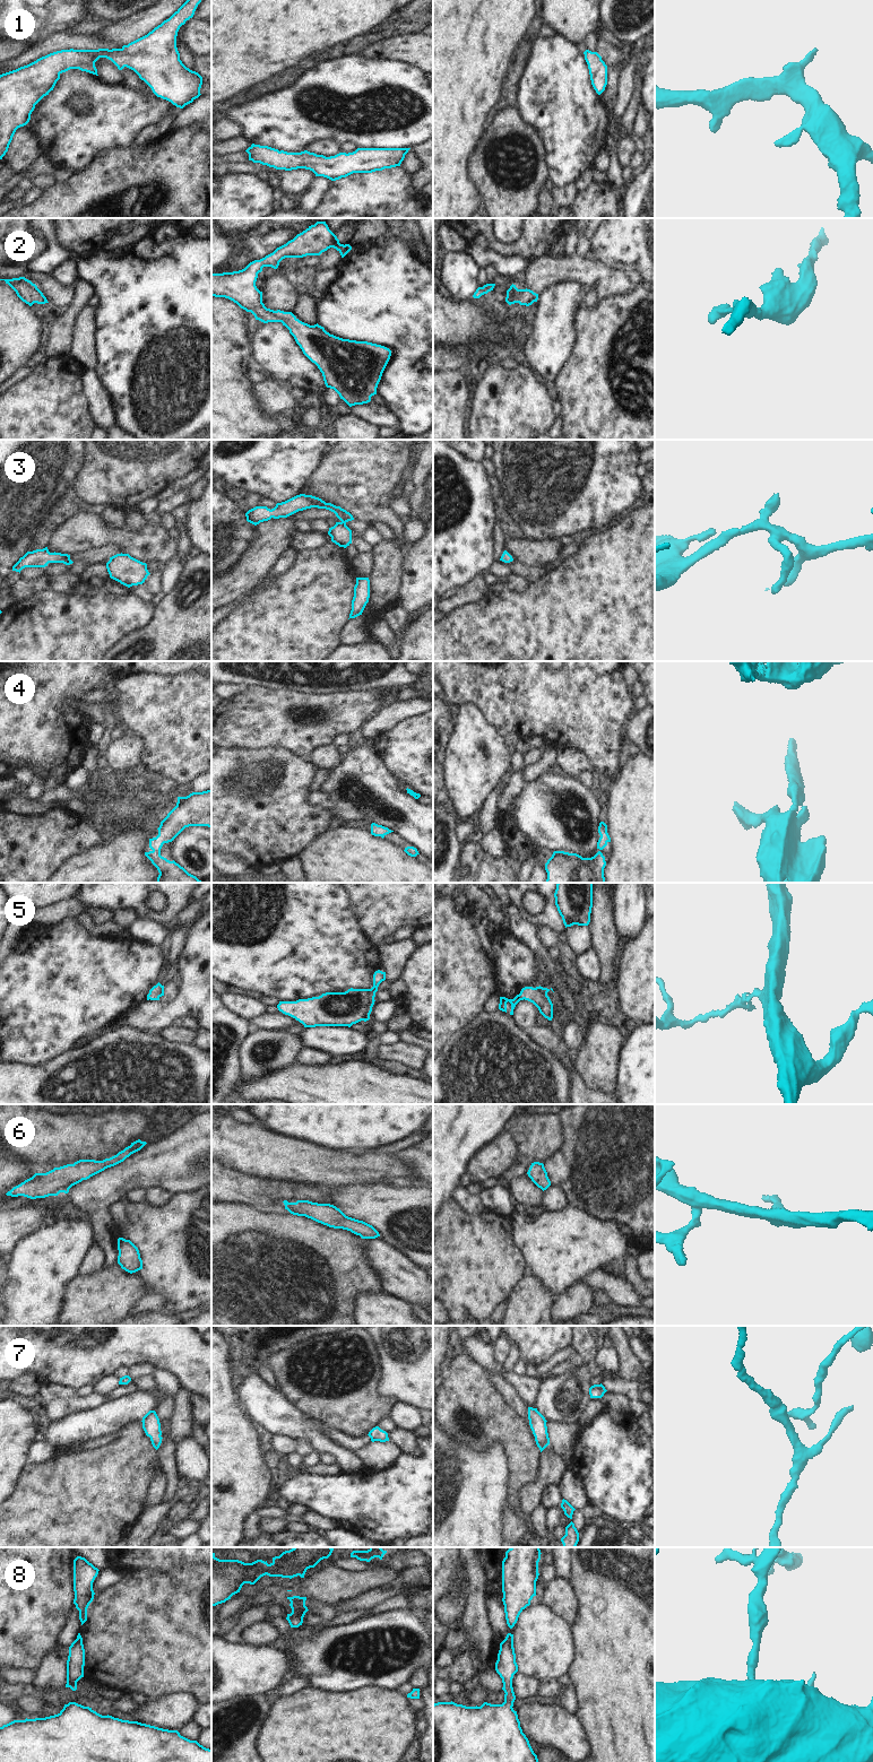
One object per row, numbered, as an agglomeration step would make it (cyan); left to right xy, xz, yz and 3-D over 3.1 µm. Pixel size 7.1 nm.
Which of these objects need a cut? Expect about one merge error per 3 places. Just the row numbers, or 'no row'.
no row

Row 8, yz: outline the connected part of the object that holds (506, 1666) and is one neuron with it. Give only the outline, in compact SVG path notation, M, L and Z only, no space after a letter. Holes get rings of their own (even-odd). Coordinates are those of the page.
M508 1633L500 1643L495 1670L502 1678L502 1690L505 1693L502 1704L484 1702L481 1707L466 1707L452 1701L433 1704L433 1762L538 1762L528 1738L522 1733L517 1711L512 1708L516 1700L512 1678L518 1672L518 1665L513 1648L513 1634L511 1633Z

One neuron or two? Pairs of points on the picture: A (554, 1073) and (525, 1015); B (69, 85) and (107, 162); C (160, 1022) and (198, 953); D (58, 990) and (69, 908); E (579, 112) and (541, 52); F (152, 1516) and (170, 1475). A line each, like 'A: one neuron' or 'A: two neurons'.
A: two neurons
B: two neurons
C: one neuron
D: two neurons
E: one neuron
F: two neurons

